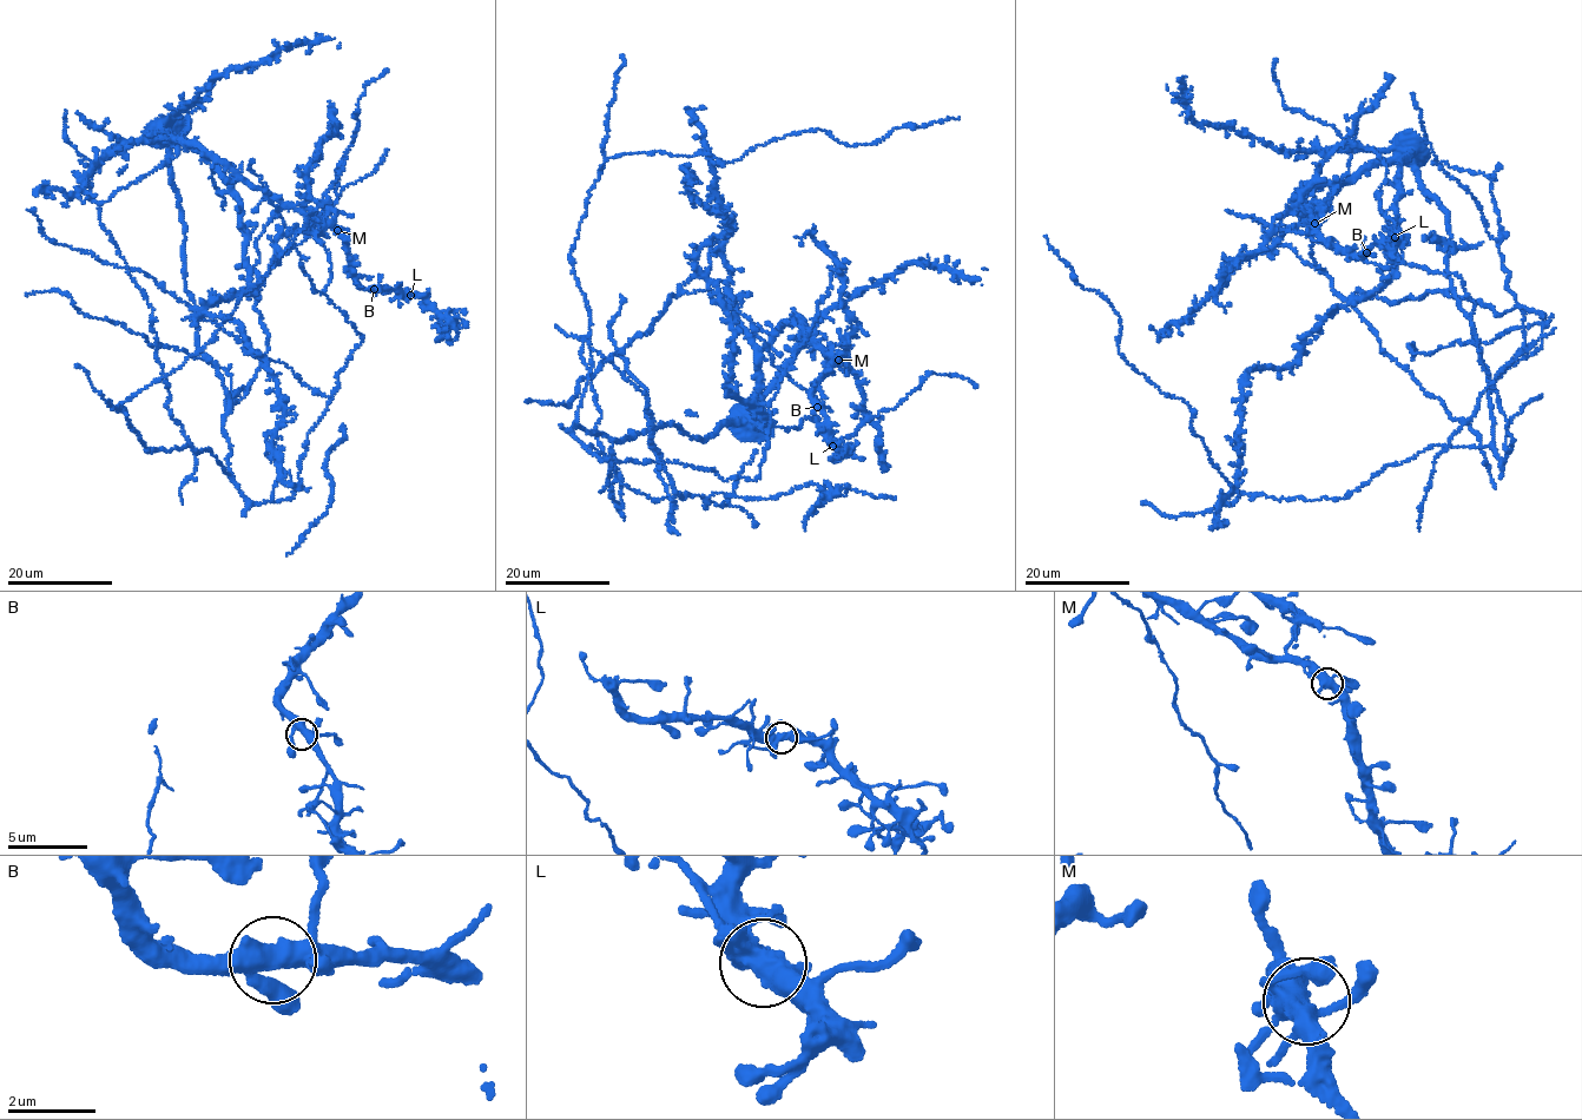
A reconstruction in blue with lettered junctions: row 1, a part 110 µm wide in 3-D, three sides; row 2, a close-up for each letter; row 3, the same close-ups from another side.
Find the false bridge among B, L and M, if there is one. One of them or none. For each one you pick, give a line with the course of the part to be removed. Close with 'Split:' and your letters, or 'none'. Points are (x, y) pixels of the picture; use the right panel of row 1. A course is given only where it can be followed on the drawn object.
Split: none

